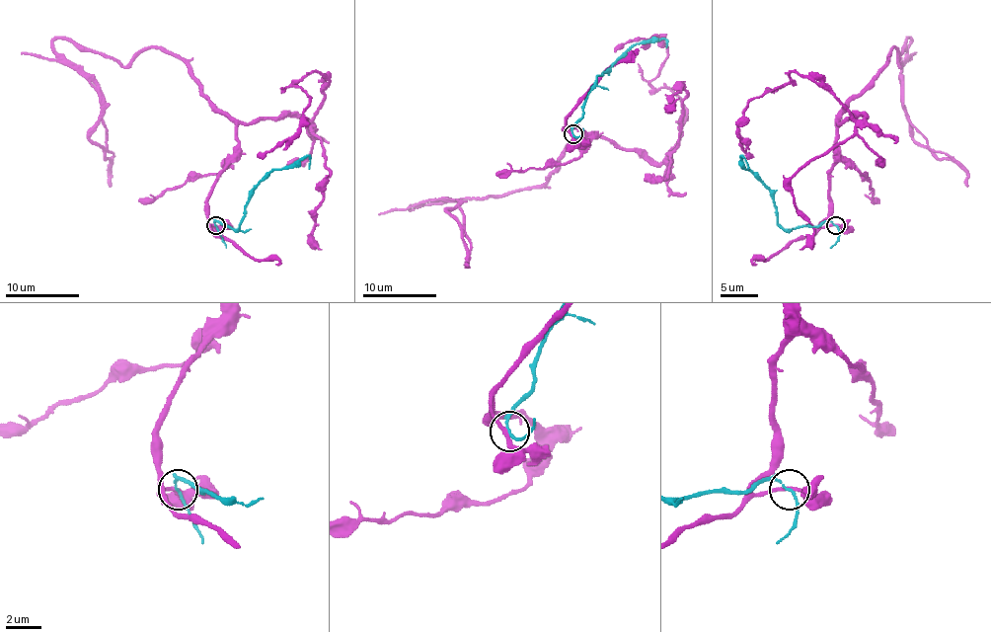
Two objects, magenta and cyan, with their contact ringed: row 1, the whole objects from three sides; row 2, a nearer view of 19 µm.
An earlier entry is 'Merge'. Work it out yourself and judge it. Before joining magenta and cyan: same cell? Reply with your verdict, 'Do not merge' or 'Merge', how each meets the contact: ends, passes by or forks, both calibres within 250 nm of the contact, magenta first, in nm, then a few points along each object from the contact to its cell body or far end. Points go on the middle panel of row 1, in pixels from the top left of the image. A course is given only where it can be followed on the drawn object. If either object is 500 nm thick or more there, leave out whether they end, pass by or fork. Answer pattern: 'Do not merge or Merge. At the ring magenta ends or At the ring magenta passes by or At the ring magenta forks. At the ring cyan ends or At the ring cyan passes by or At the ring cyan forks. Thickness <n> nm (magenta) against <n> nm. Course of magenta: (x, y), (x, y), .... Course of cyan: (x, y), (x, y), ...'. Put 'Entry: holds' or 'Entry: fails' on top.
Entry: fails
Do not merge. At the ring magenta passes by. At the ring cyan passes by. Thickness 200 nm (magenta) against 110 nm. Course of magenta: (571, 133), (566, 118), (564, 128), (593, 131), (529, 189), (413, 205), (459, 202), (468, 267). Course of cyan: (573, 133), (573, 124), (582, 115), (584, 99), (601, 74), (629, 48), (640, 42), (664, 39), (666, 46)

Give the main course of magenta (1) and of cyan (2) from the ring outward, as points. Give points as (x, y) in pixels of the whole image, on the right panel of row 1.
1: (835, 224), (820, 223), (839, 114), (894, 47), (900, 65), (907, 38), (904, 112), (968, 186)
2: (835, 224), (826, 221), (816, 226), (784, 228), (776, 215), (772, 194), (744, 167), (741, 156), (748, 169)

